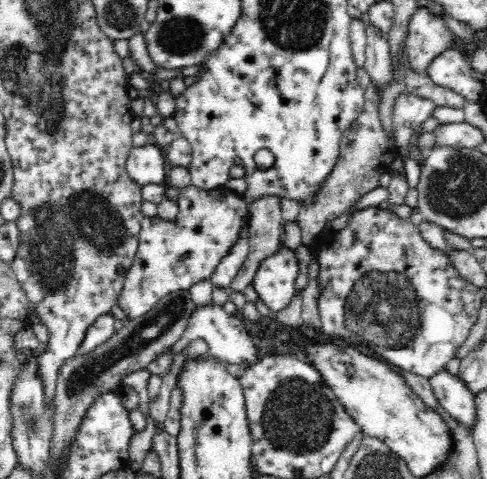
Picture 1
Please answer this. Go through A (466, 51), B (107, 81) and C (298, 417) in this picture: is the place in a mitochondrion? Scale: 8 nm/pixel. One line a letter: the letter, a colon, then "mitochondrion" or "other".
A: other
B: other
C: mitochondrion

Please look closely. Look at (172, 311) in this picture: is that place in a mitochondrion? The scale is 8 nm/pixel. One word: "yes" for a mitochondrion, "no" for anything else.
yes

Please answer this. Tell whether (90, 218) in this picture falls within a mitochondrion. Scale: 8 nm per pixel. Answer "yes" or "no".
yes

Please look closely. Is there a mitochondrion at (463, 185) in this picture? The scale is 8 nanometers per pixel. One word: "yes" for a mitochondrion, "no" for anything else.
yes

